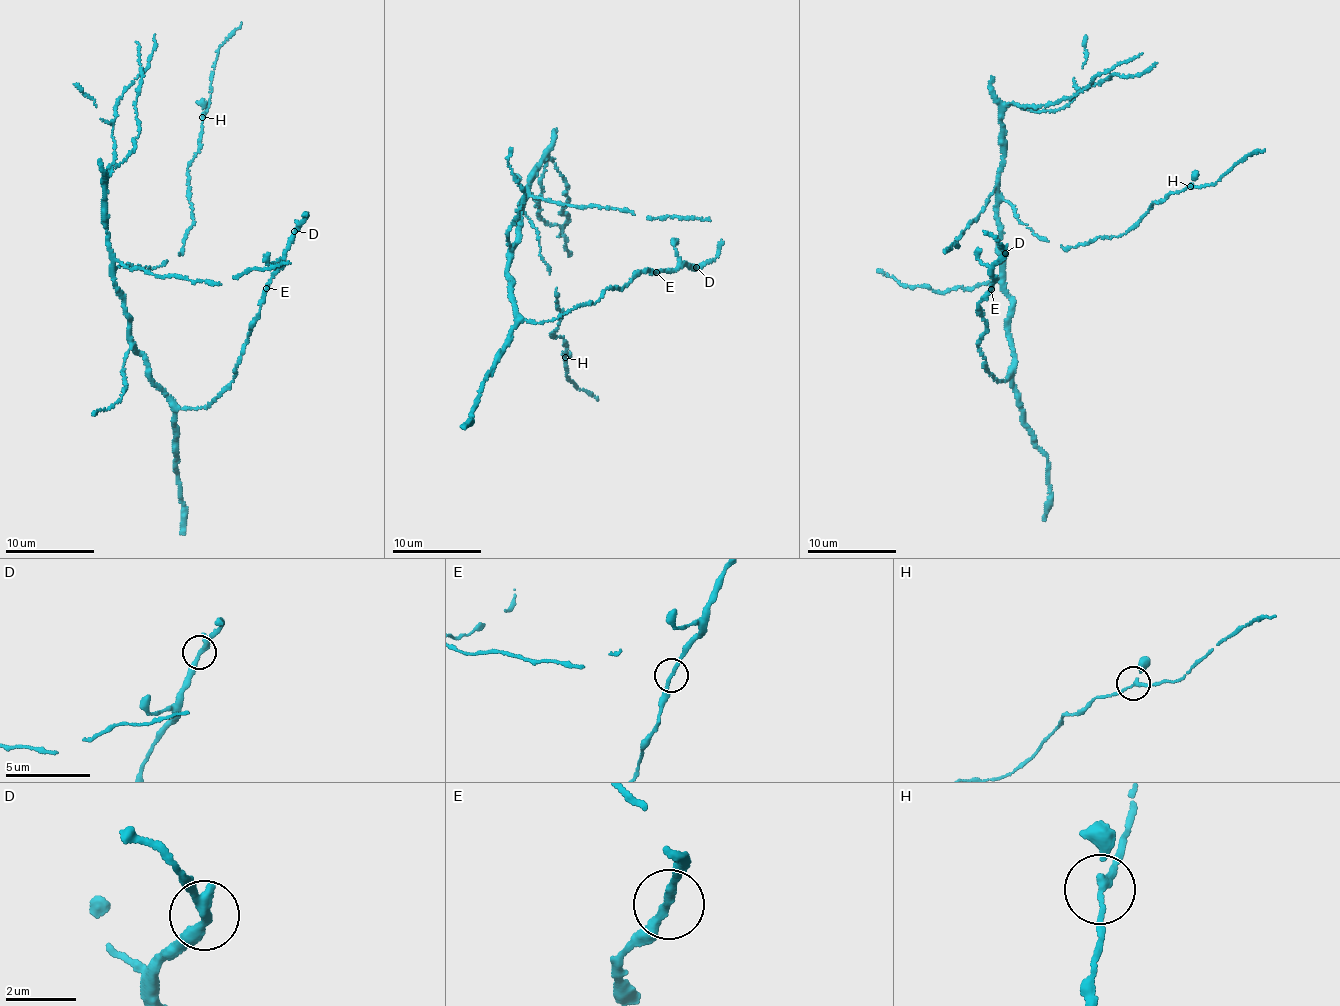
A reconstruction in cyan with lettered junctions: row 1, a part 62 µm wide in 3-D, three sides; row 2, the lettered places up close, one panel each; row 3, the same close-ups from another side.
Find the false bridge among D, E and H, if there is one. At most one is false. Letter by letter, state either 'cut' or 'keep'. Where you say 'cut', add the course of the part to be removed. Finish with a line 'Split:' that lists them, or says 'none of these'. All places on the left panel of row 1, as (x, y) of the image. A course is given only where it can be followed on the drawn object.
D: keep
E: keep
H: keep
Split: none of these

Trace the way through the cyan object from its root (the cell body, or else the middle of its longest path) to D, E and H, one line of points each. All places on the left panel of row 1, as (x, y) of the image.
D: (131, 318), (131, 345), (143, 357), (151, 385), (178, 406), (207, 407), (233, 380), (262, 294), (294, 231)
E: (131, 318), (131, 345), (143, 357), (151, 385), (178, 406), (201, 408), (233, 380), (266, 288)
H: (131, 318), (116, 269), (153, 268), (182, 250), (193, 221), (187, 168), (198, 151), (202, 116)

